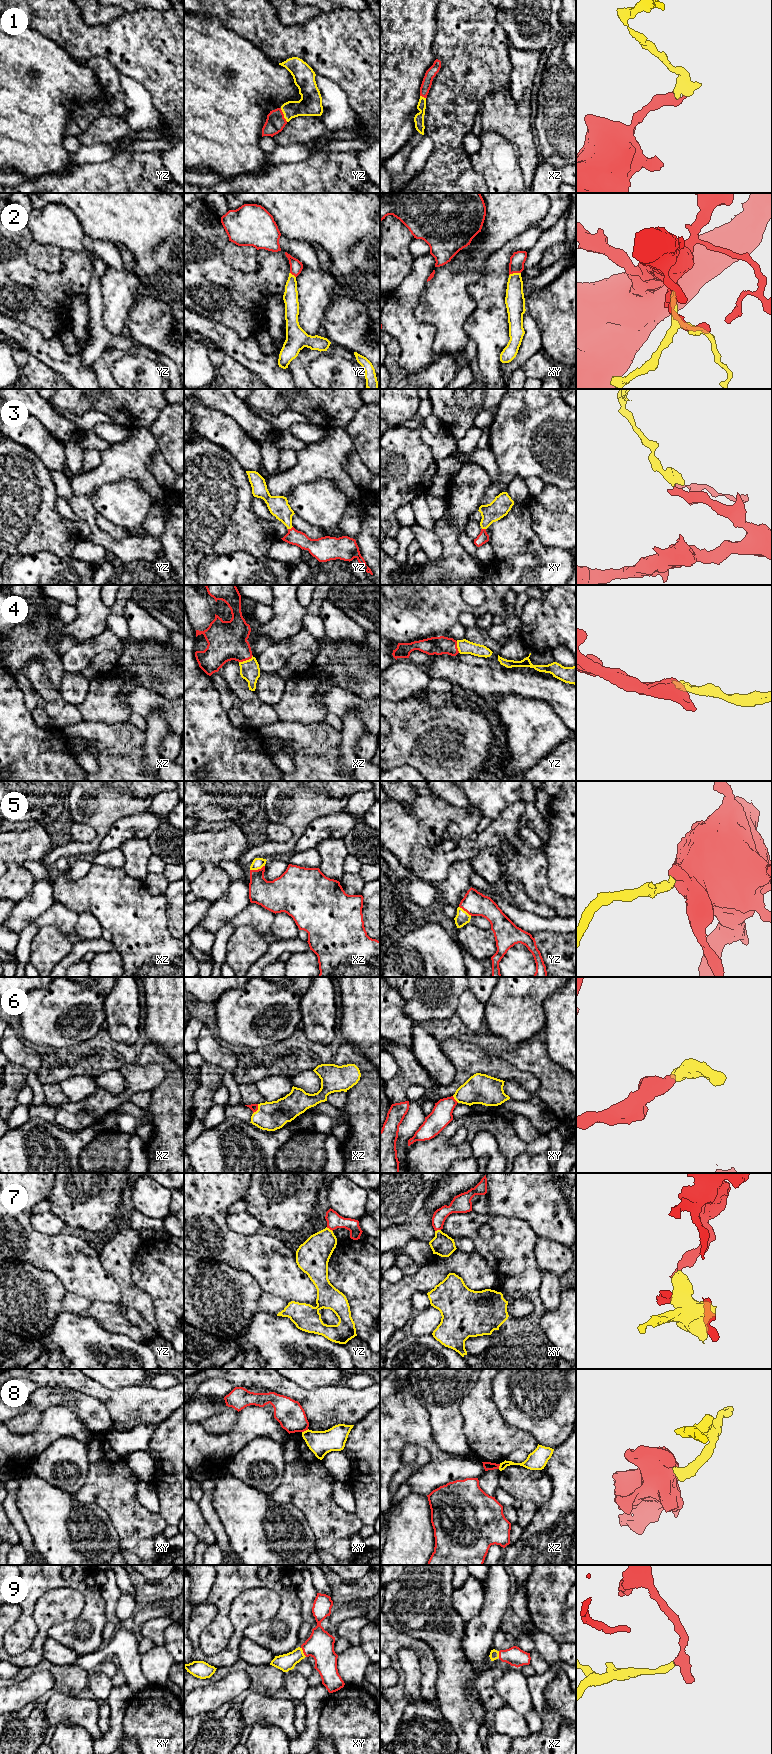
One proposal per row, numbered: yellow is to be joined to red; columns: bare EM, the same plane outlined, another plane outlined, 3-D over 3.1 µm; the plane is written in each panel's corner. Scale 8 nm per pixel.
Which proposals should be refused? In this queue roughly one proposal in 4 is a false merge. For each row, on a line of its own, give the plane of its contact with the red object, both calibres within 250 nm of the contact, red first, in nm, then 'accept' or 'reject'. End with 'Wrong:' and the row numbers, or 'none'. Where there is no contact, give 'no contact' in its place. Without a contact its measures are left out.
1: meets red in yz; 160 nm thick on the red side, 190 nm on the other; accept
2: meets red in xy; 120 nm thick on the red side, 160 nm on the other; accept
3: meets red in yz; 130 nm thick on the red side, 160 nm on the other; accept
4: meets red in xz; 320 nm thick on the red side, 160 nm on the other; accept
5: meets red in xz; 240 nm thick on the red side, 90 nm on the other; accept
6: meets red in xz; 60 nm thick on the red side, 240 nm on the other; accept
7: meets red in yz; 120 nm thick on the red side, 260 nm on the other; reject
8: meets red in xy; 220 nm thick on the red side, 190 nm on the other; reject
9: meets red in xy; 220 nm thick on the red side, 140 nm on the other; accept
Wrong: 7, 8

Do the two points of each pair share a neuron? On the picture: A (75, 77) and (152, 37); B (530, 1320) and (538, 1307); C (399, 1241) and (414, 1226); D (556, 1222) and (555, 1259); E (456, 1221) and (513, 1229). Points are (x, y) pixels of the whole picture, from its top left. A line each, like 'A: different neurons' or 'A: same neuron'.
A: different neurons
B: same neuron
C: same neuron
D: different neurons
E: same neuron

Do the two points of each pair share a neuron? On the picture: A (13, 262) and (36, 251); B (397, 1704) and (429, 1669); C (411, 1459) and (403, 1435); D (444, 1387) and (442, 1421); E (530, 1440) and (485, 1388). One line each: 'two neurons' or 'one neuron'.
A: two neurons
B: one neuron
C: two neurons
D: one neuron
E: one neuron

